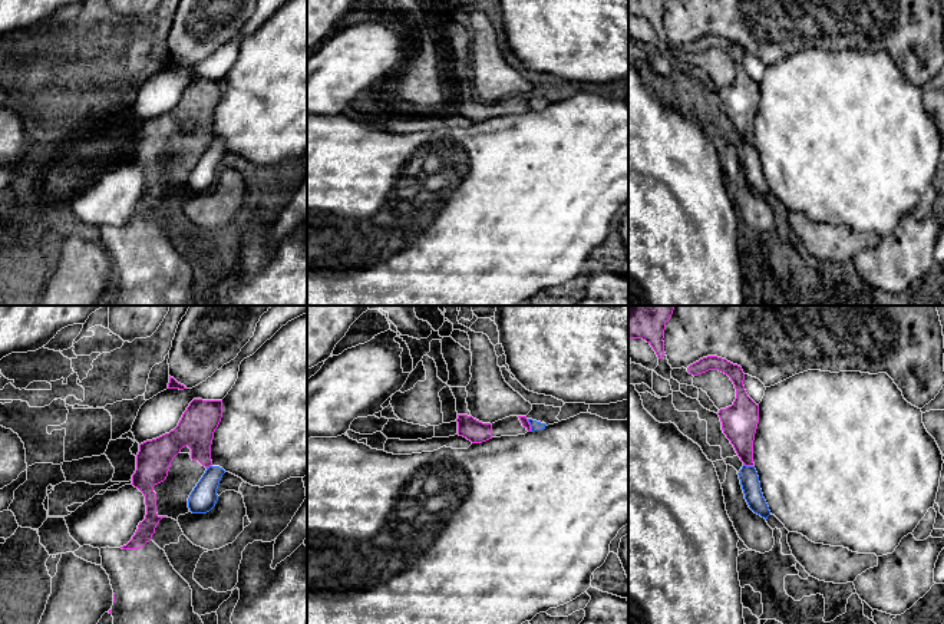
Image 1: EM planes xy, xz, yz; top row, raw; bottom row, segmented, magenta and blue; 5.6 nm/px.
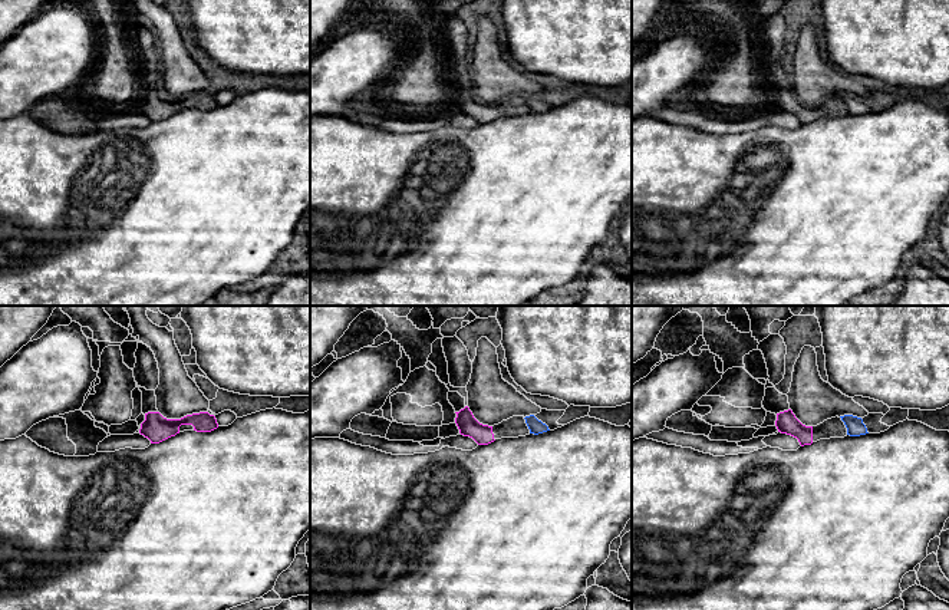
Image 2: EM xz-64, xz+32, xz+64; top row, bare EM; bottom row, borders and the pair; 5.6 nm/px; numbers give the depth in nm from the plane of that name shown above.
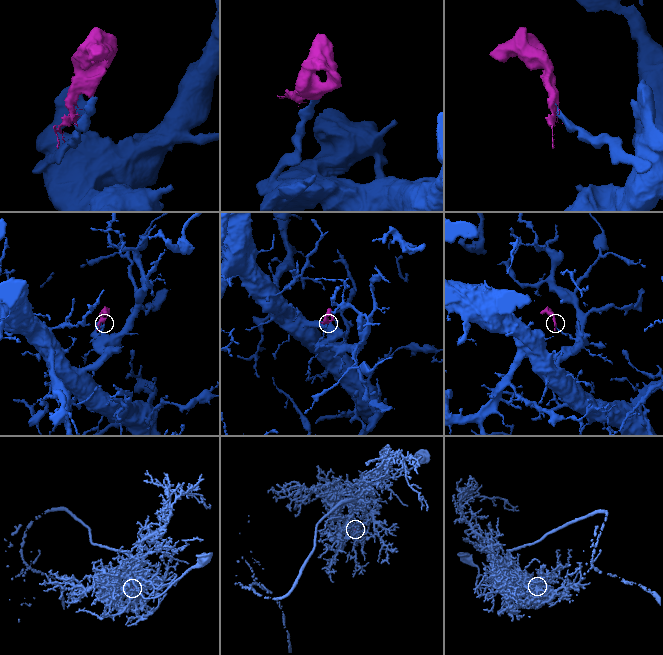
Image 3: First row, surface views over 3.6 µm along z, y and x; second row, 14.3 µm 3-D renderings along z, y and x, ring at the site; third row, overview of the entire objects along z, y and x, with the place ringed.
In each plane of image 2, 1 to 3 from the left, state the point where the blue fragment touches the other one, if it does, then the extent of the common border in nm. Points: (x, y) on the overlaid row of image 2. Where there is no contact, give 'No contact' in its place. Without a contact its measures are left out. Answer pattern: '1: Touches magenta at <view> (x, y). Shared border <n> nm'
1: No contact
2: No contact
3: No contact

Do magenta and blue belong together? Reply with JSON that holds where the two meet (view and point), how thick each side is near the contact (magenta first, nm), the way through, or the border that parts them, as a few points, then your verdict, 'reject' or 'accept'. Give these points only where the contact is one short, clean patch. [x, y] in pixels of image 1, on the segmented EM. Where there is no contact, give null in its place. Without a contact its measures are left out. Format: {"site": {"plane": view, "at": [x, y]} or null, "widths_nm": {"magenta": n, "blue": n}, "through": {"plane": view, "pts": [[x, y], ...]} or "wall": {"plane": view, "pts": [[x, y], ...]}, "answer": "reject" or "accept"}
{"site": {"plane": "yz", "at": [748, 465]}, "widths_nm": {"magenta": 200, "blue": 110}, "wall": {"plane": "yz", "pts": [[743, 464], [752, 466]]}, "answer": "reject"}

